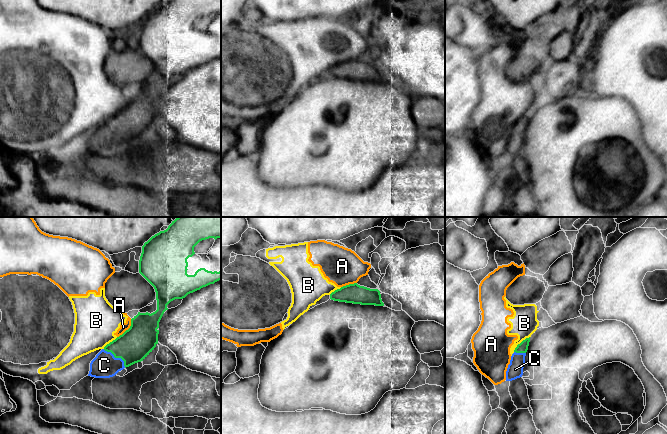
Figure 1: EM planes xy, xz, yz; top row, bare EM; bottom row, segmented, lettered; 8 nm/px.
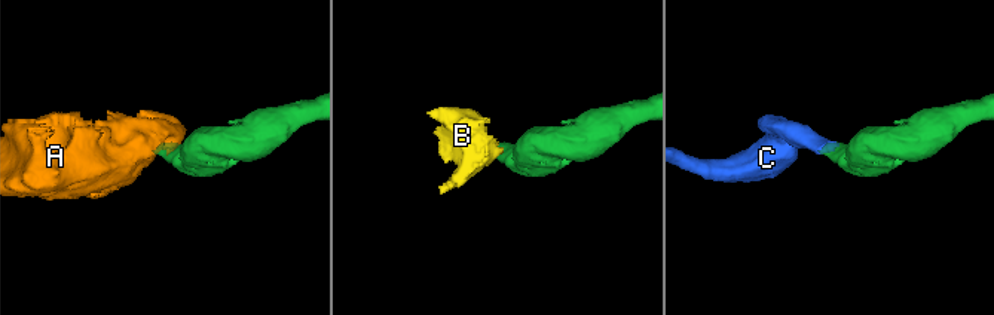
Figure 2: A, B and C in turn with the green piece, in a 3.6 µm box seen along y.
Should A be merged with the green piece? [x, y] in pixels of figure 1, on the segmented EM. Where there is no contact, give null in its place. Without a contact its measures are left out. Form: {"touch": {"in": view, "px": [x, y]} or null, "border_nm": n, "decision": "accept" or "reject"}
{"touch": {"in": "xy", "px": [128, 329]}, "border_nm": 190, "decision": "reject"}

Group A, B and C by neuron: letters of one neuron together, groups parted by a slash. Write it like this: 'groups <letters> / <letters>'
groups A B / C

